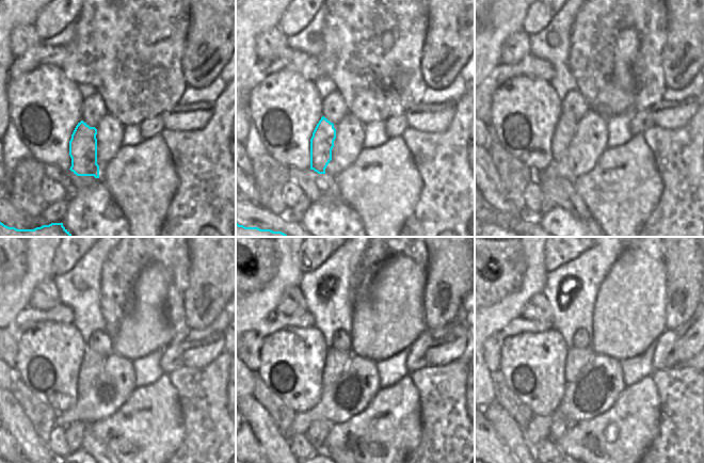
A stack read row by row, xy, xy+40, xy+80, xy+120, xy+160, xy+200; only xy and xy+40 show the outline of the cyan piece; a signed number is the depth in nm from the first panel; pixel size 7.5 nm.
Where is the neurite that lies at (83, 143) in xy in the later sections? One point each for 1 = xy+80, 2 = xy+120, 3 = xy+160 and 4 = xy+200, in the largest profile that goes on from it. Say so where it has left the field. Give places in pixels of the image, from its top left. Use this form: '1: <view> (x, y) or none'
1: xy+80 (562, 138)
2: xy+120 (86, 376)
3: xy+160 (329, 378)
4: xy+200 (569, 377)

